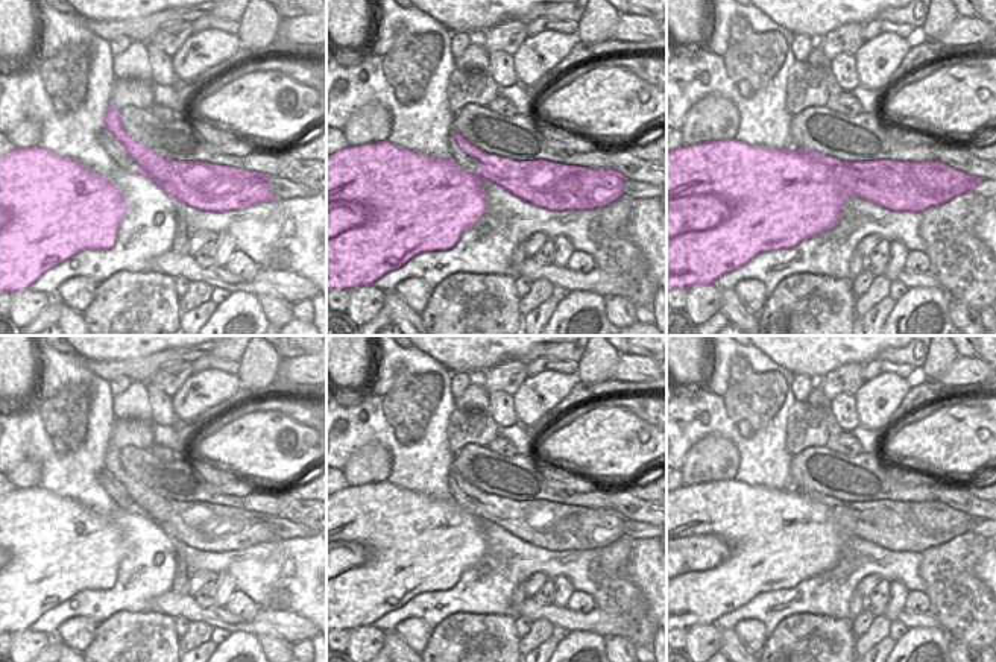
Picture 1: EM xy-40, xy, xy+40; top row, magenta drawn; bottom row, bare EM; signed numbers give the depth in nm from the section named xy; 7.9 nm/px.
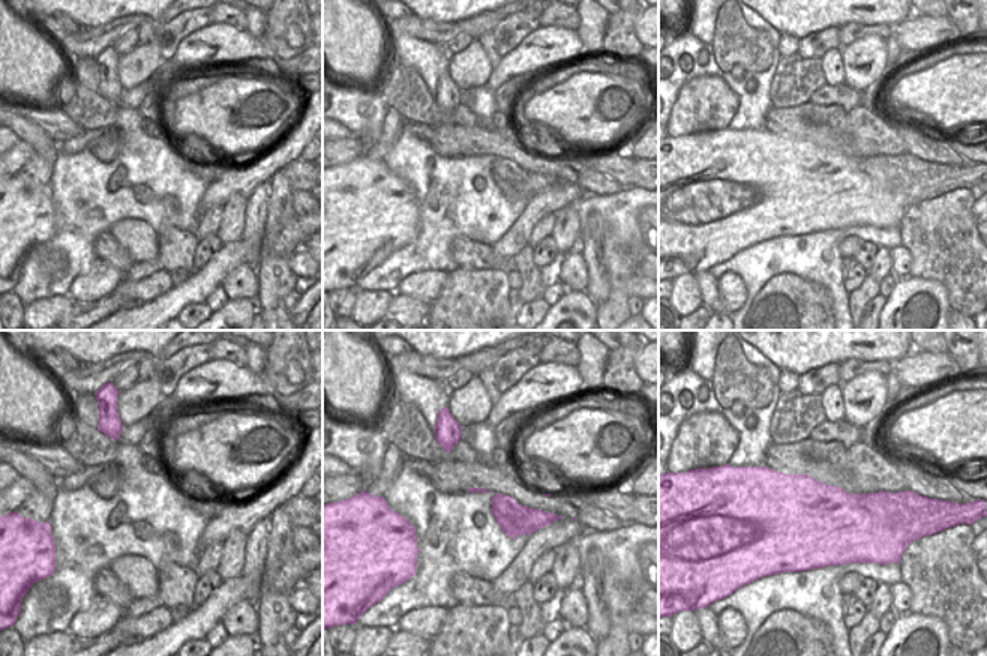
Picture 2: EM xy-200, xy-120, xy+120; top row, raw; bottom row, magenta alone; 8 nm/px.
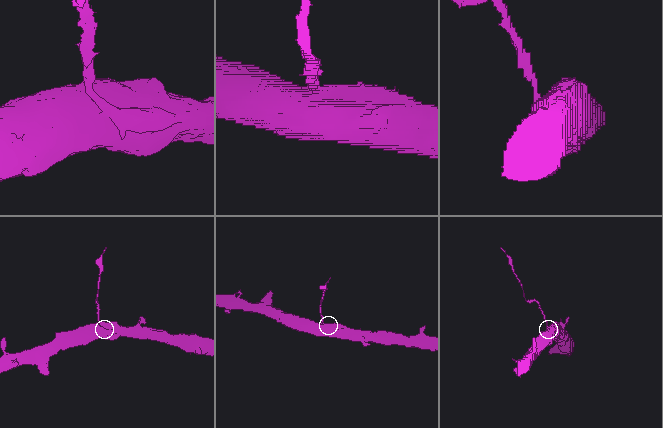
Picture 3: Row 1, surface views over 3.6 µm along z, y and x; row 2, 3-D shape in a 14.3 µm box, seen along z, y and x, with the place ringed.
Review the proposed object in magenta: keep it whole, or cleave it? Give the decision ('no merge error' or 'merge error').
merge error

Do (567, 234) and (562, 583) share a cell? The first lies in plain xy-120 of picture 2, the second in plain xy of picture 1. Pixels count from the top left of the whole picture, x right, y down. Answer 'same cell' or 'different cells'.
same cell

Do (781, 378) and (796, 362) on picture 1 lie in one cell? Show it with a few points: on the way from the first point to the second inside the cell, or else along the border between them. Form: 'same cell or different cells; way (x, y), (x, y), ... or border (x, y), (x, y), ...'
different cells; border (759, 351), (793, 375)

